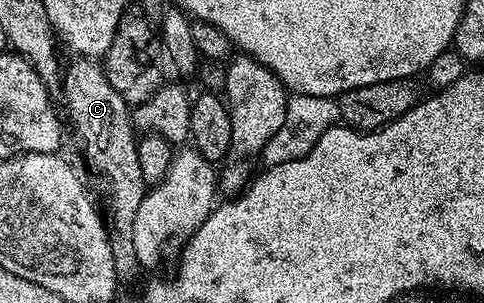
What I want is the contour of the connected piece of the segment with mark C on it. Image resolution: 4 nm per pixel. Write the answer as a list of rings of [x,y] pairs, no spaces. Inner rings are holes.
[[[72,60],[76,62],[67,63],[66,69],[62,74],[62,95],[64,94],[64,106],[68,109],[68,118],[72,121],[72,130],[76,133],[76,142],[80,145],[80,150],[84,153],[84,158],[88,161],[88,166],[96,174],[101,174],[104,177],[104,190],[108,193],[108,214],[106,210],[106,225],[108,227],[108,242],[112,246],[112,255],[114,256],[114,264],[116,265],[117,275],[121,279],[132,278],[138,271],[138,263],[136,260],[136,253],[134,252],[134,216],[138,216],[138,204],[142,204],[146,193],[146,183],[142,176],[142,164],[138,164],[138,148],[136,147],[138,138],[135,131],[132,129],[132,116],[130,113],[129,103],[124,101],[124,98],[117,90],[113,88],[108,79],[108,75],[104,73],[103,69],[95,61],[92,60]]]

